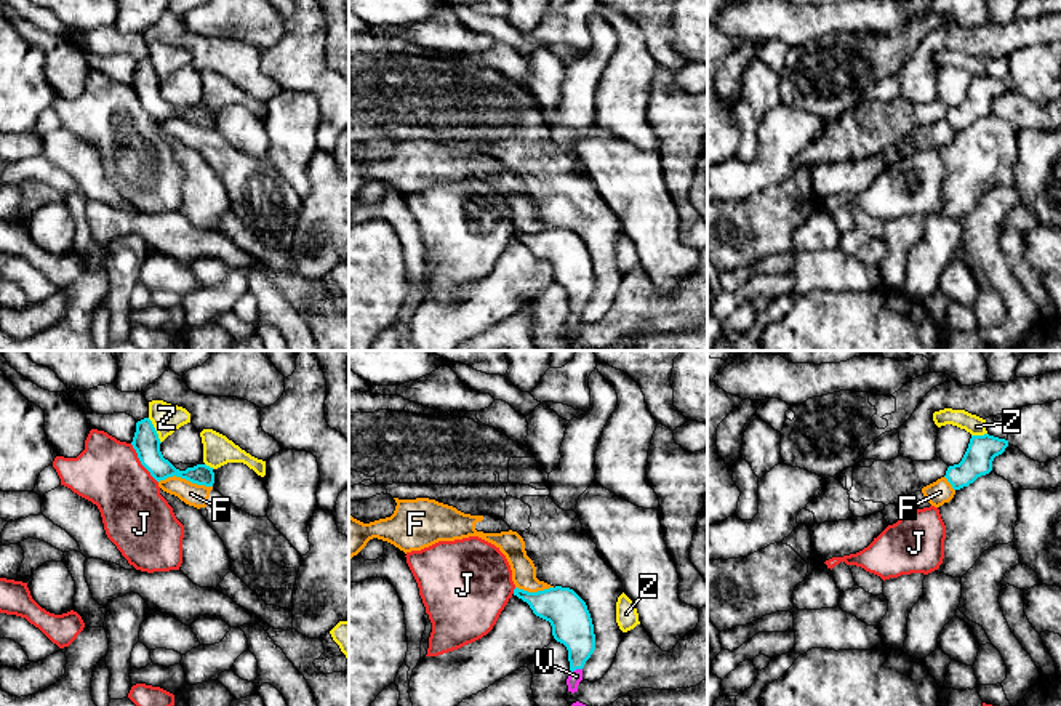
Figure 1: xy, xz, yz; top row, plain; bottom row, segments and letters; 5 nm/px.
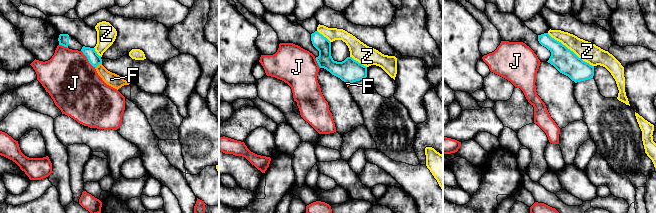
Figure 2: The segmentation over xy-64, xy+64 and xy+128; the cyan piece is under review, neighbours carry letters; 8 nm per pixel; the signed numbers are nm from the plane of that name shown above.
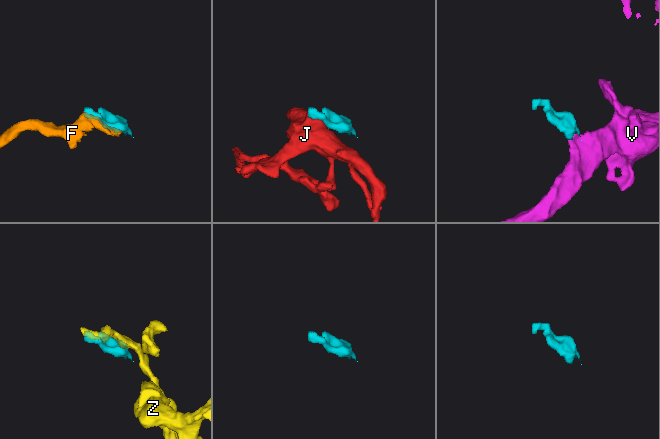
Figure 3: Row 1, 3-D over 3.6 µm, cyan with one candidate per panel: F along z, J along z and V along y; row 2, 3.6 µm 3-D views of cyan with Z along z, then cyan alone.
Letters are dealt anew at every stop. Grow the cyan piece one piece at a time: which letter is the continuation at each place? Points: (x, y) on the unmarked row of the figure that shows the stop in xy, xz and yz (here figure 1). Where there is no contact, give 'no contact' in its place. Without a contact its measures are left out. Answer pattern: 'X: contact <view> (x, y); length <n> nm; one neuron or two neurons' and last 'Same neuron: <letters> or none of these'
F: contact xy (186, 120); length 280 nm; two neurons
J: contact xy (141, 104); length 240 nm; two neurons
V: contact xz (575, 311); length 70 nm; one neuron
Z: contact xy (156, 72); length 140 nm; two neurons
Same neuron: V

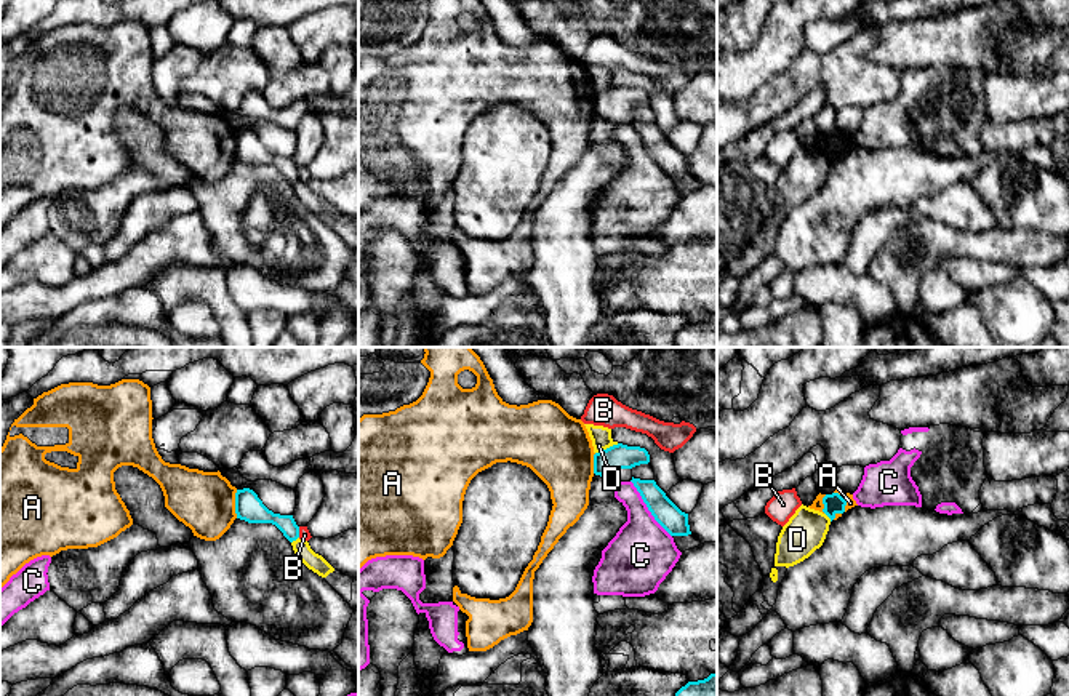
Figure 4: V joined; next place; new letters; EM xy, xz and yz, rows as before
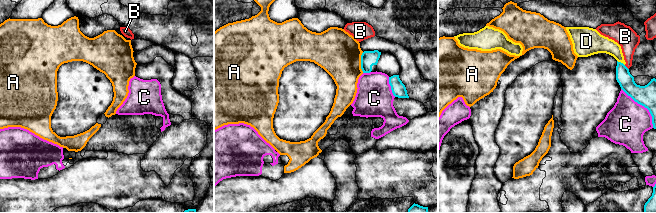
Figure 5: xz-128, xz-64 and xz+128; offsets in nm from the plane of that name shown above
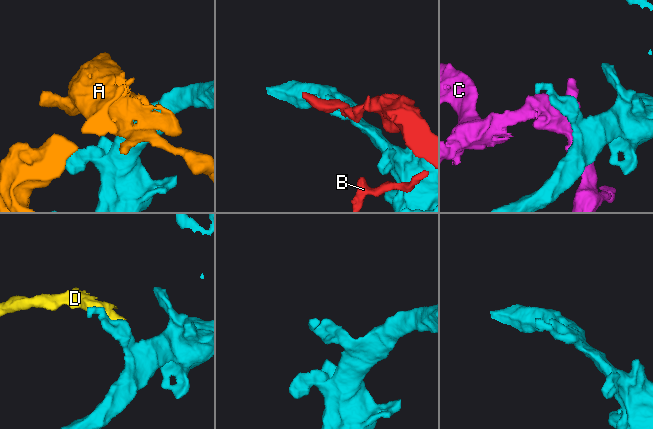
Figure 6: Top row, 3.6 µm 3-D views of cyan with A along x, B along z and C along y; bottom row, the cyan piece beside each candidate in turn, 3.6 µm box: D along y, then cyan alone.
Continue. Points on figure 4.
A: contact xy (236, 146); length 140 nm; two neurons
B: contact xy (298, 173); length 60 nm; two neurons
C: contact xz (648, 151); length 360 nm; two neurons
D: contact xz (607, 90); length 130 nm; two neurons
Same neuron: none of these

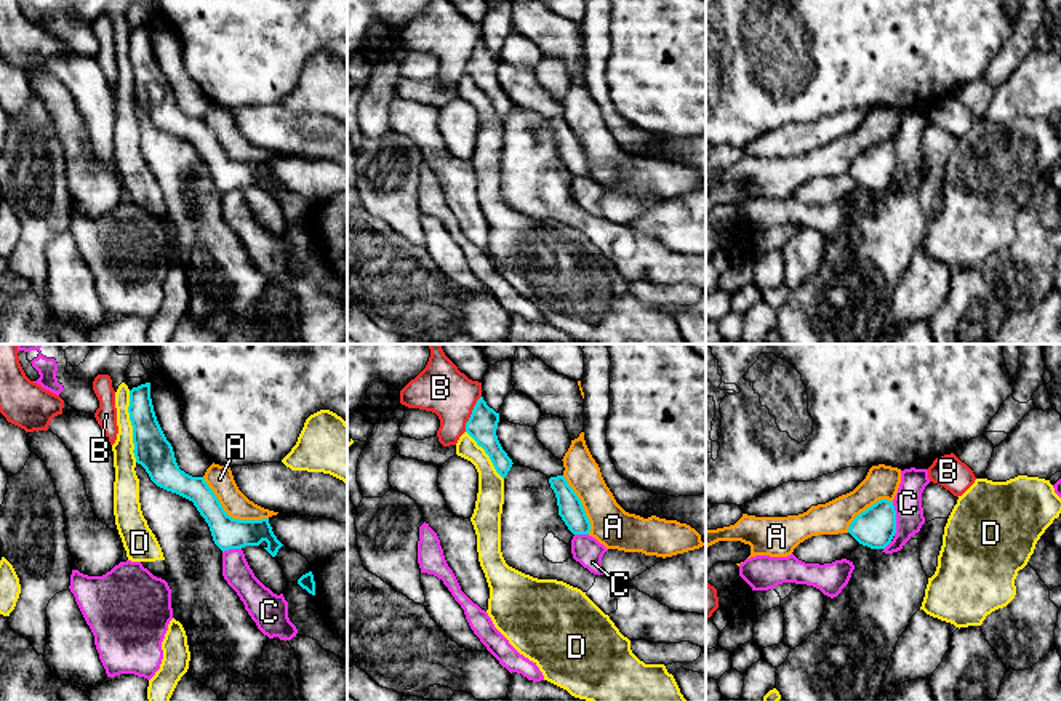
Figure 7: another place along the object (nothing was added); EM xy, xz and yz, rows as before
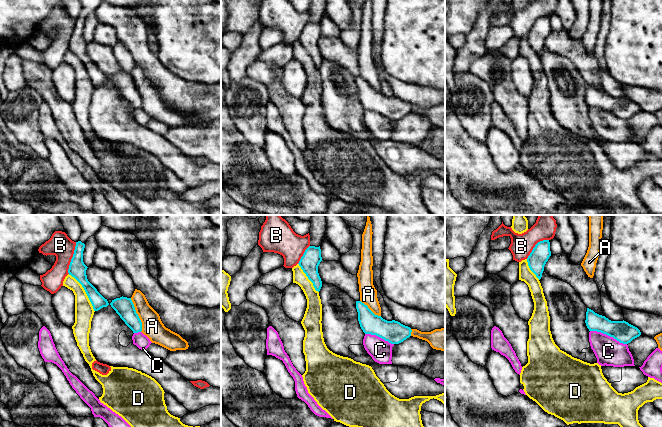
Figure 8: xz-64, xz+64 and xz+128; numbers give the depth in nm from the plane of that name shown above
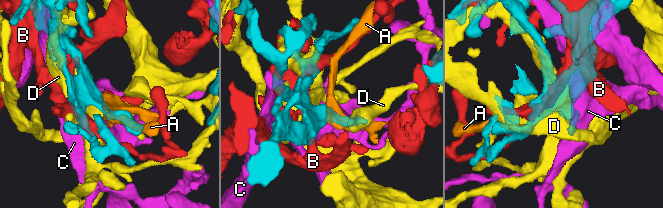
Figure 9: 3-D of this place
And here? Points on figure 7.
A: contact xy (229, 157); length 400 nm; one neuron
B: contact xz (472, 55); length 200 nm; two neurons
C: contact yz (895, 160); length 170 nm; two neurons
D: contact xy (132, 66); length 360 nm; two neurons
Same neuron: A

